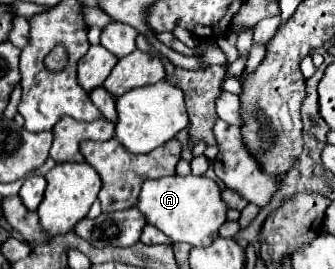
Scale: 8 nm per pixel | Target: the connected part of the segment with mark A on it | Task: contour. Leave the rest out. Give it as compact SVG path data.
M161 177L143 183L137 205L145 221L159 231L163 231L173 243L183 241L193 247L207 247L219 237L219 227L225 223L225 203L221 201L221 191L213 179L207 177Z

